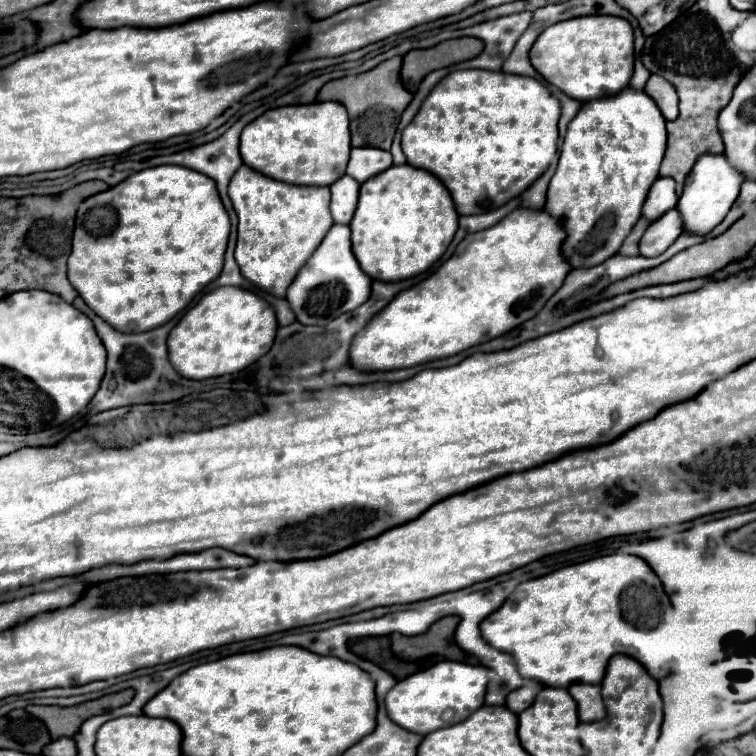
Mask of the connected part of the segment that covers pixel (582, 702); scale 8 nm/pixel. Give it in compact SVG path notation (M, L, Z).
M576 682L568 690L570 690L570 694L574 696L574 700L578 704L578 716L580 716L582 722L602 720L606 716L602 696L600 696L600 684Z

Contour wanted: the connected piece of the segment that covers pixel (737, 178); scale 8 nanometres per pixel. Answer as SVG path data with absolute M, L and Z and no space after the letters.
M704 154L694 164L692 172L686 178L684 192L676 204L676 210L682 218L682 230L694 236L706 236L714 226L718 226L728 210L732 208L734 200L738 198L738 188L742 184L742 176L726 162L726 158Z

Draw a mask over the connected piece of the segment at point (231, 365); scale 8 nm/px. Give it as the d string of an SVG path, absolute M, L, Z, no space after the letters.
M222 286L204 294L168 336L168 360L180 378L206 380L236 374L264 356L274 342L278 324L274 310L250 290Z

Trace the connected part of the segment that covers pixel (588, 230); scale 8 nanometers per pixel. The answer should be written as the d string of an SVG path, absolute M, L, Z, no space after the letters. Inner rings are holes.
M630 88L610 100L584 104L568 124L544 210L566 232L562 256L572 270L588 270L614 256L638 222L666 150L664 124L654 100Z

